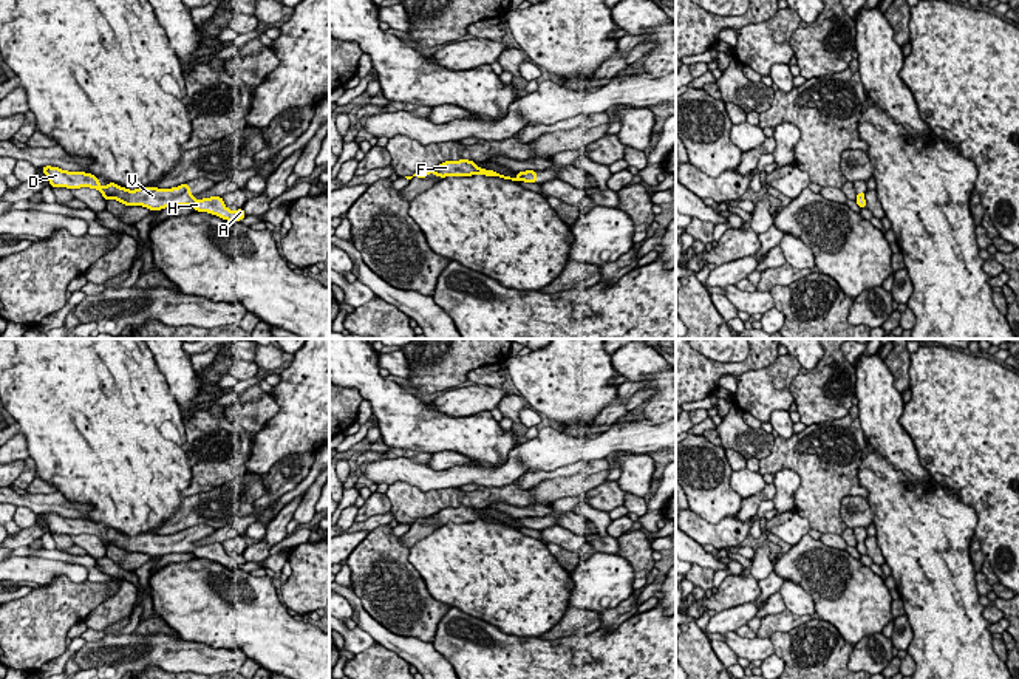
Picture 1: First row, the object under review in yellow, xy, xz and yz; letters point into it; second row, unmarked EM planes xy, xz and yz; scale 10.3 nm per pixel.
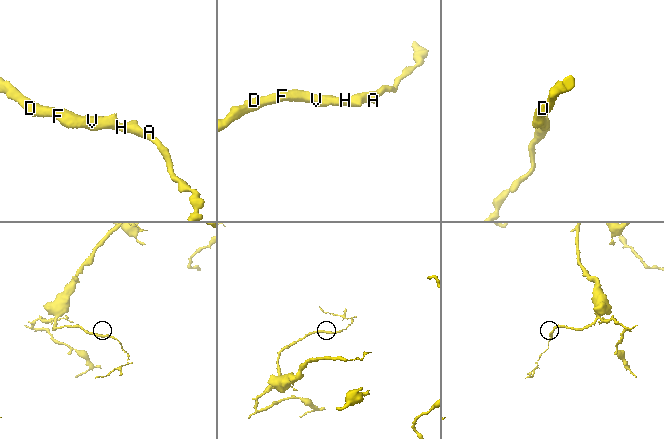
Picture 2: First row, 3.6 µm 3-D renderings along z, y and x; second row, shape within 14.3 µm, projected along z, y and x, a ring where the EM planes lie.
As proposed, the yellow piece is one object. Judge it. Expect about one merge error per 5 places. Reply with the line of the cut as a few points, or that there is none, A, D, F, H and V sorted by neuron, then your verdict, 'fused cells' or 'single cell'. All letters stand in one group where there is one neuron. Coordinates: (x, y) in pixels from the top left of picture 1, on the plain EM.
cut none; groups A D F H V; single cell

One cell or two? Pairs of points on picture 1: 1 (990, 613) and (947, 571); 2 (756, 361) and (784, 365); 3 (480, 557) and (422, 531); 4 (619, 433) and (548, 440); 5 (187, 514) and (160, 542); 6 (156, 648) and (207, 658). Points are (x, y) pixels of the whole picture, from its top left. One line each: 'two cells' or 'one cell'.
1: two cells
2: two cells
3: two cells
4: one cell
5: two cells
6: one cell

